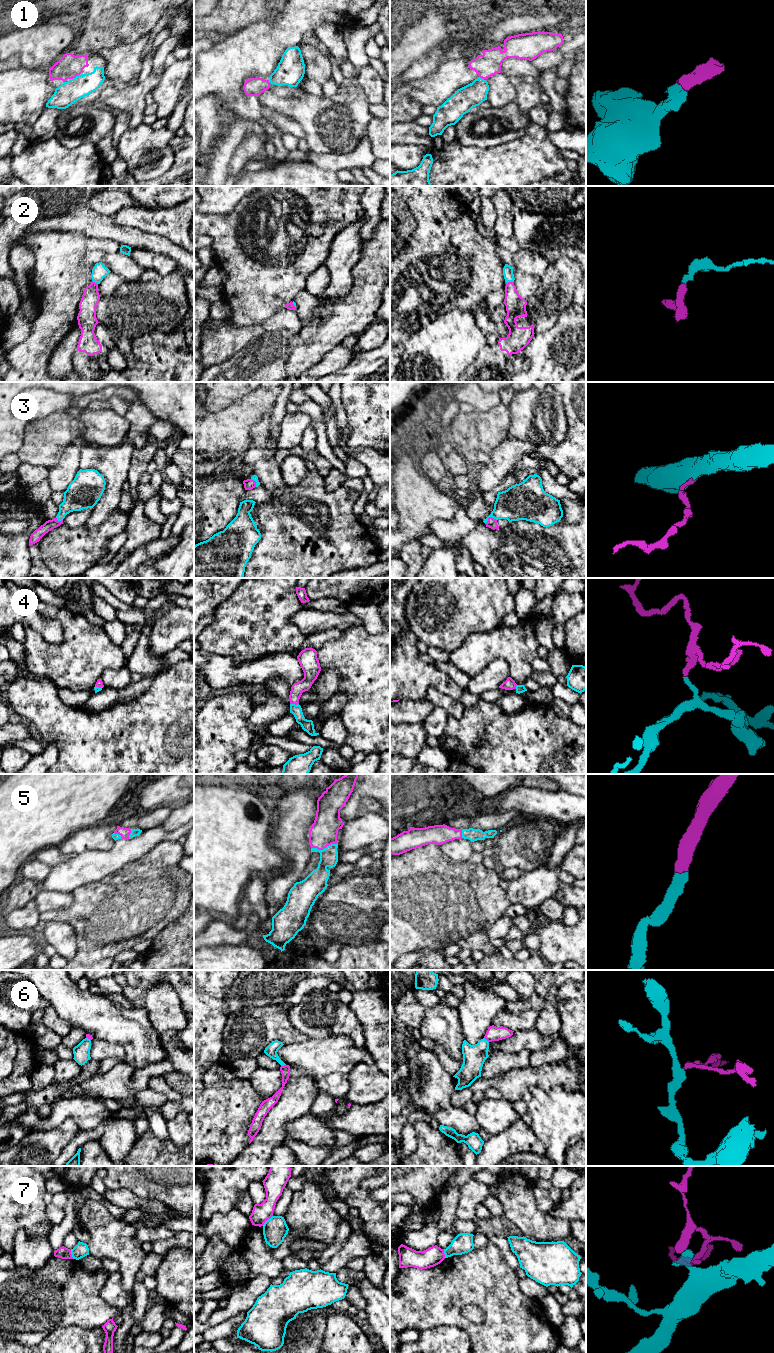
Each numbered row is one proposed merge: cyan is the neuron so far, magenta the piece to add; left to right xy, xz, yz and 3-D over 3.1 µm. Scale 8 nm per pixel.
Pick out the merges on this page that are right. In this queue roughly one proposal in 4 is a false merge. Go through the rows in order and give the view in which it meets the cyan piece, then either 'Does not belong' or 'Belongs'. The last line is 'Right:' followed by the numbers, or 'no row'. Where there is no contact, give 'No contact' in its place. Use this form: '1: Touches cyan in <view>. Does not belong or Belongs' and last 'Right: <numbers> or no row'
1: Touches cyan in xy. Belongs
2: Touches cyan in yz. Belongs
3: Touches cyan in yz. Belongs
4: Touches cyan in xz. Does not belong
5: Touches cyan in xz. Belongs
6: Touches cyan in xz. Belongs
7: Touches cyan in xz. Does not belong
Right: 1, 2, 3, 5, 6

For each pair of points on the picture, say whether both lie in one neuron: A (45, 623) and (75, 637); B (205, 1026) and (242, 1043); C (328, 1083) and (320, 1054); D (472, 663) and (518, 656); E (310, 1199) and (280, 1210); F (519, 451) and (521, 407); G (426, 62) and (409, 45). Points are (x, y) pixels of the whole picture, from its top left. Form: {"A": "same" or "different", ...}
{"A": "different", "B": "different", "C": "same", "D": "same", "E": "different", "F": "different", "G": "different"}

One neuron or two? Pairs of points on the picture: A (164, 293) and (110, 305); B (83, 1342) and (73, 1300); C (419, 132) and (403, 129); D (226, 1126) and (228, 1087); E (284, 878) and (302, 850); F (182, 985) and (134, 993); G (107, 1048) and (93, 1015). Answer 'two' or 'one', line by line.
A: one
B: two
C: one
D: one
E: one
F: two
G: two

